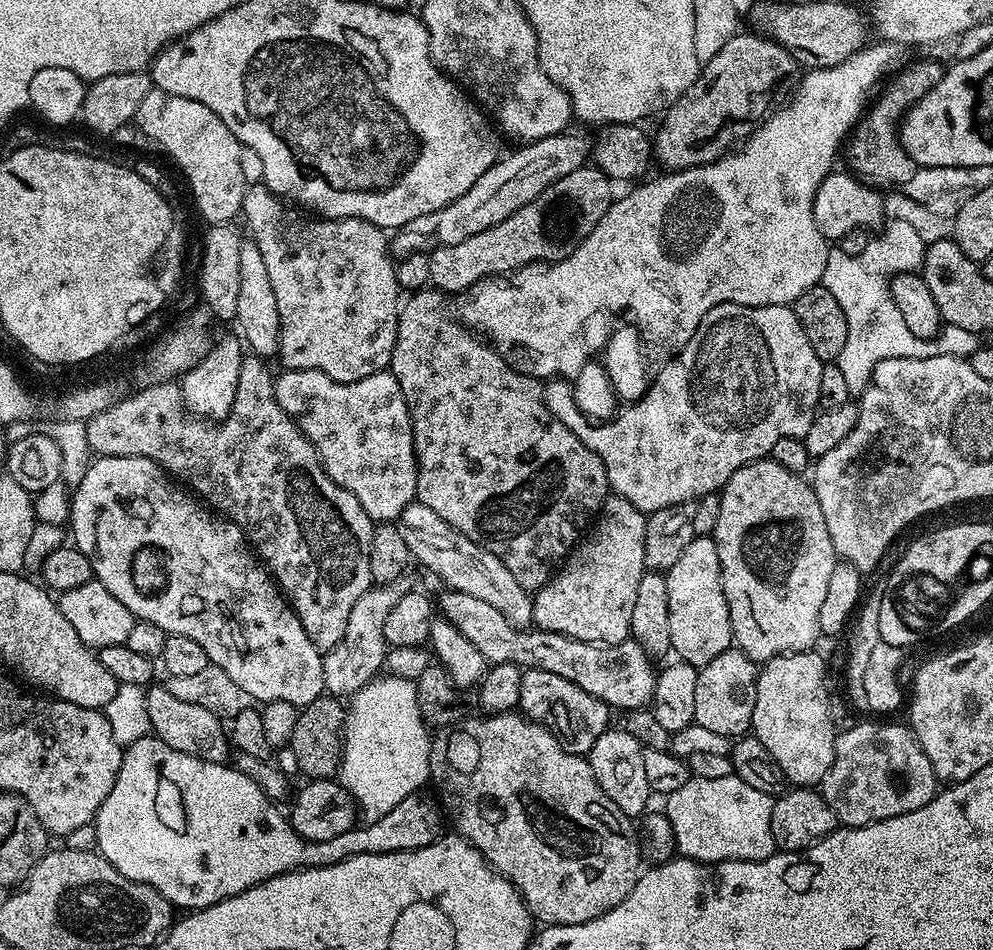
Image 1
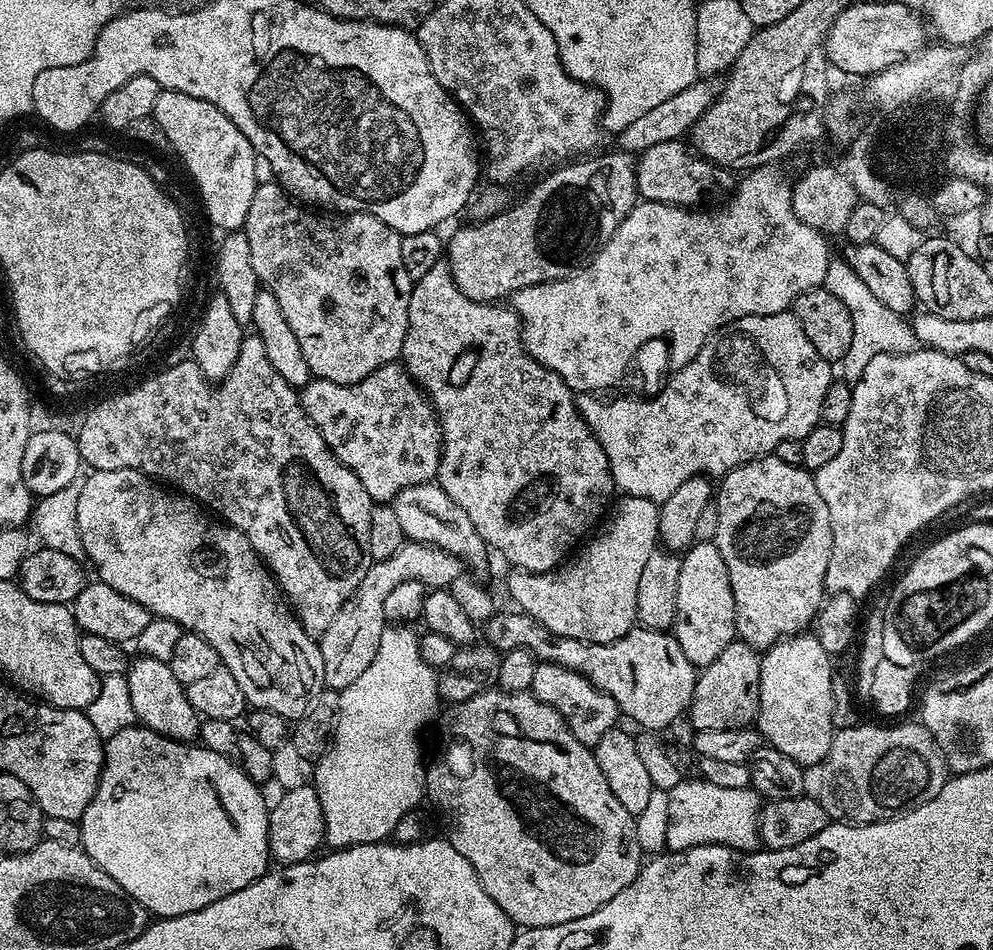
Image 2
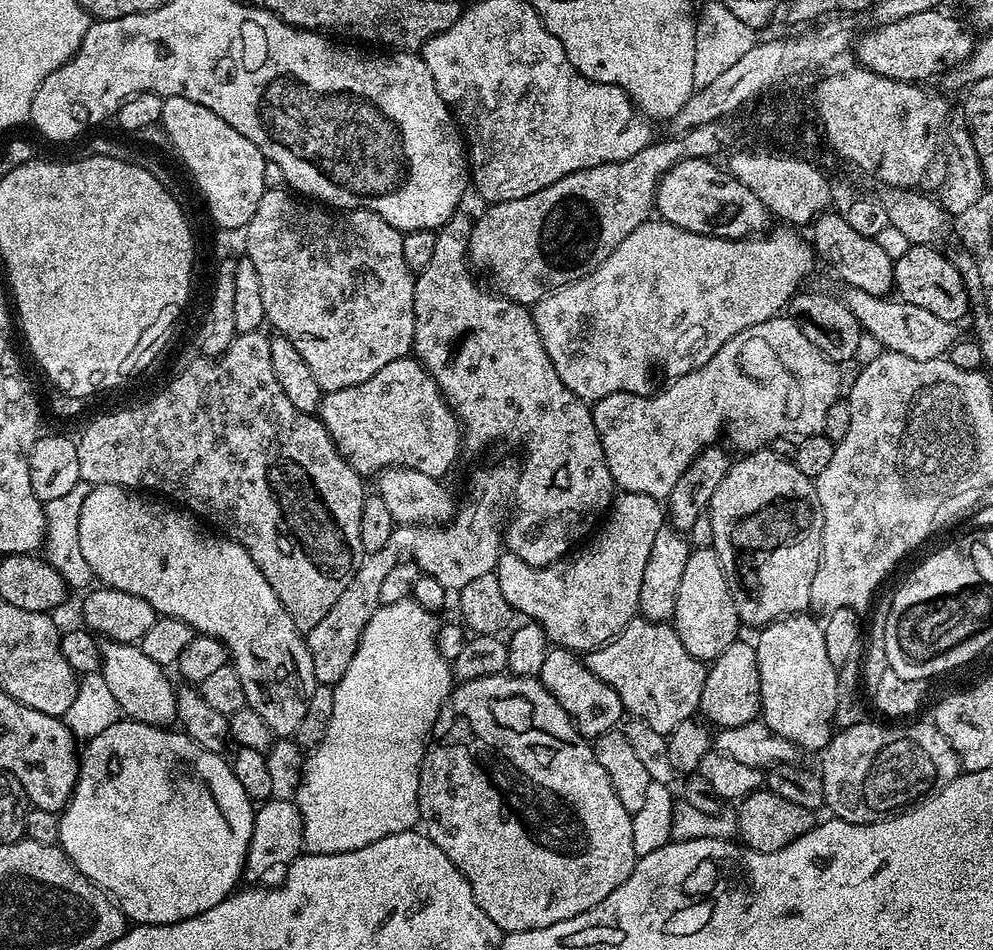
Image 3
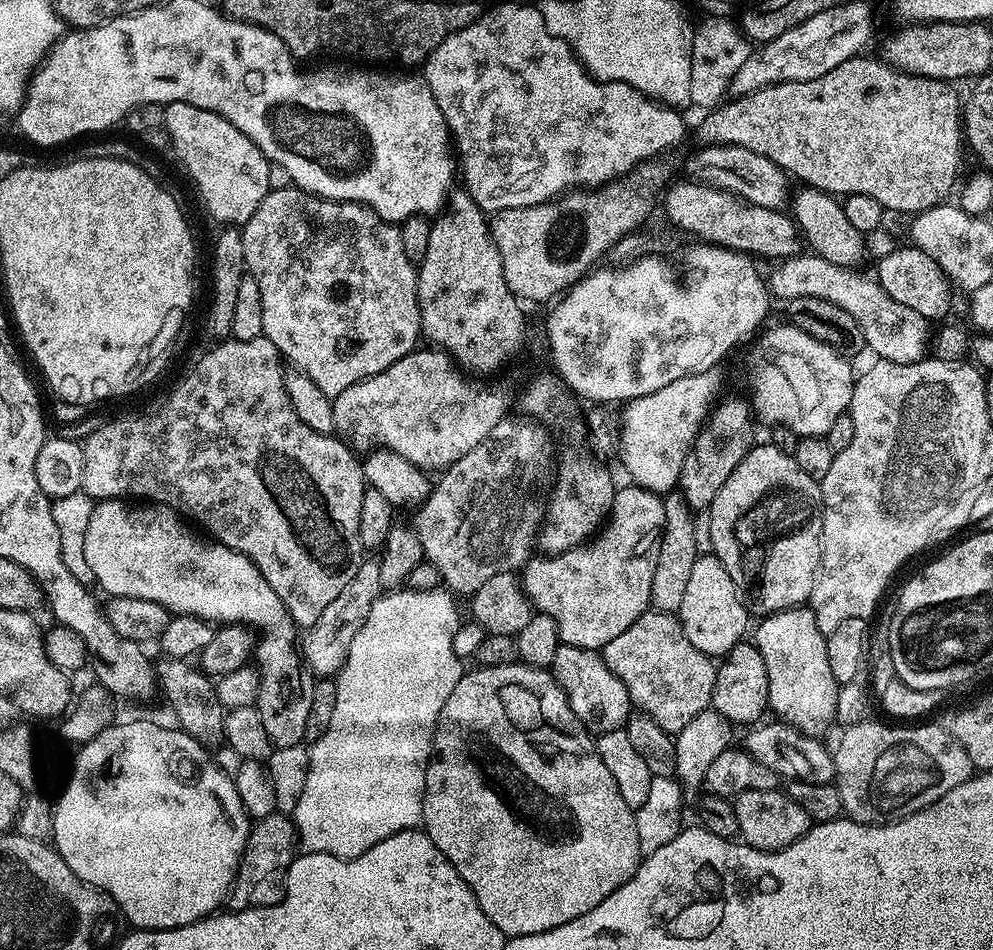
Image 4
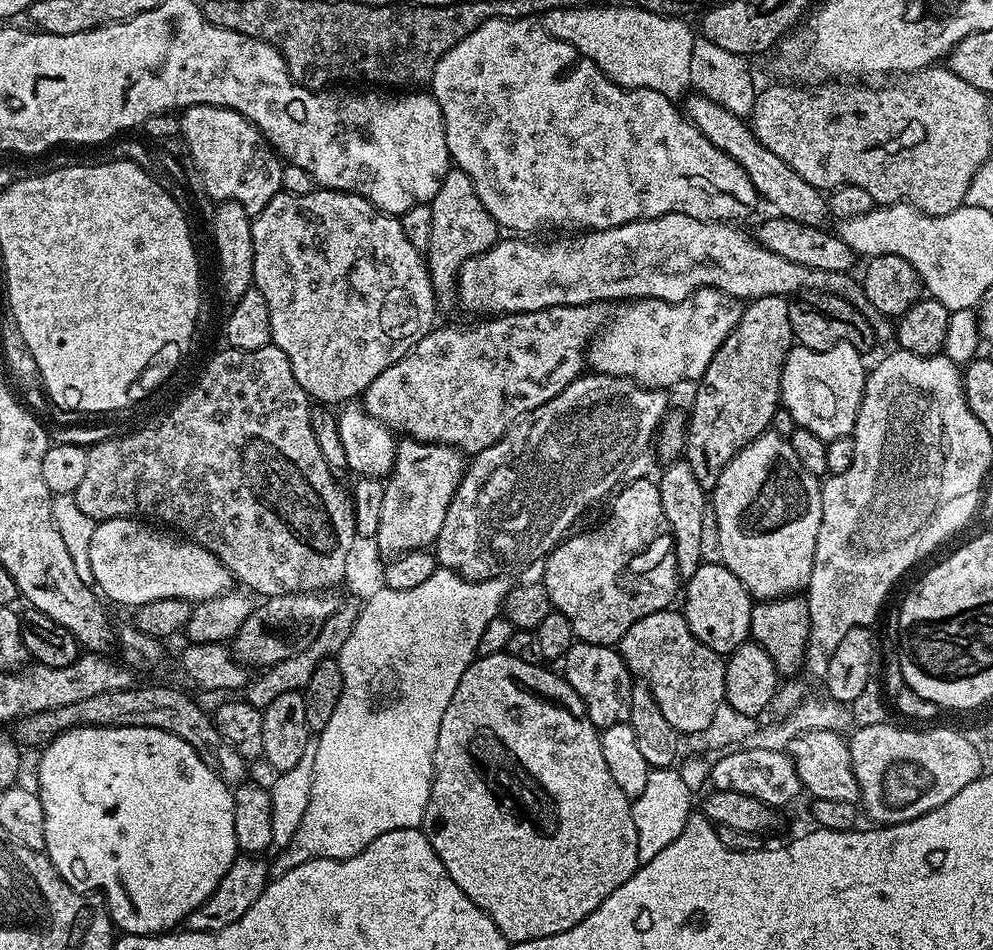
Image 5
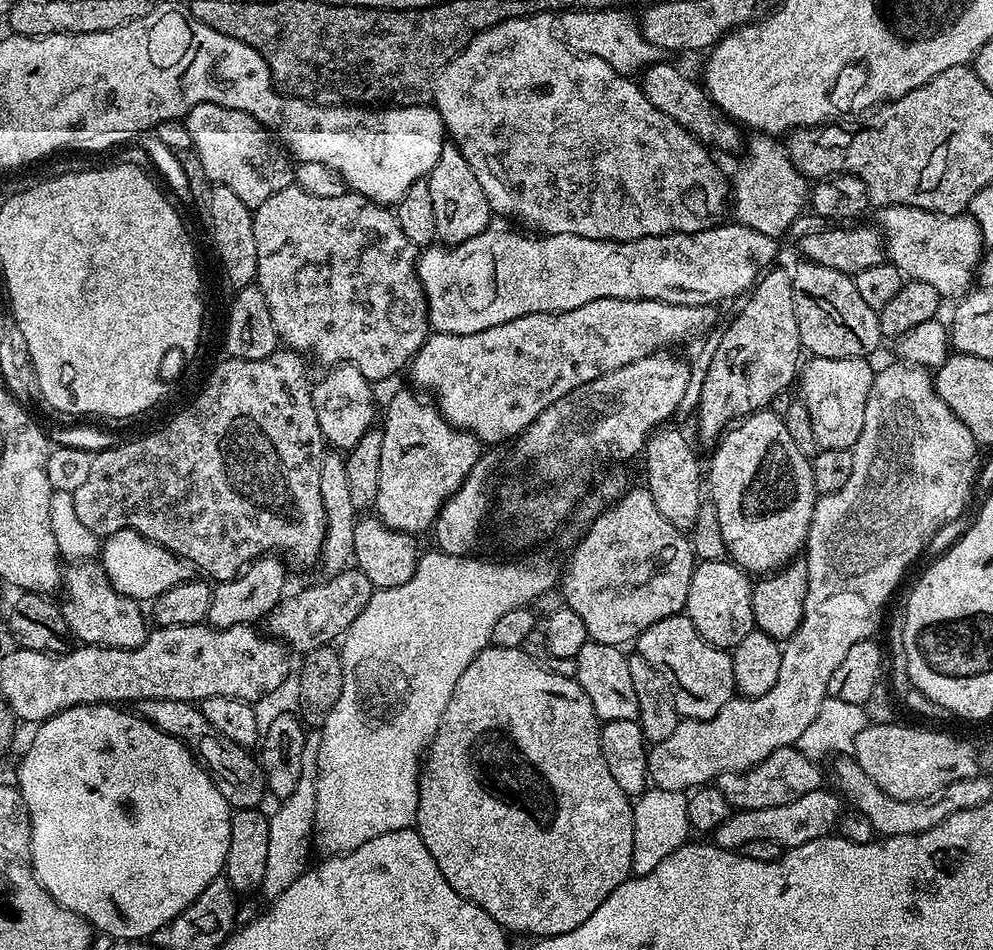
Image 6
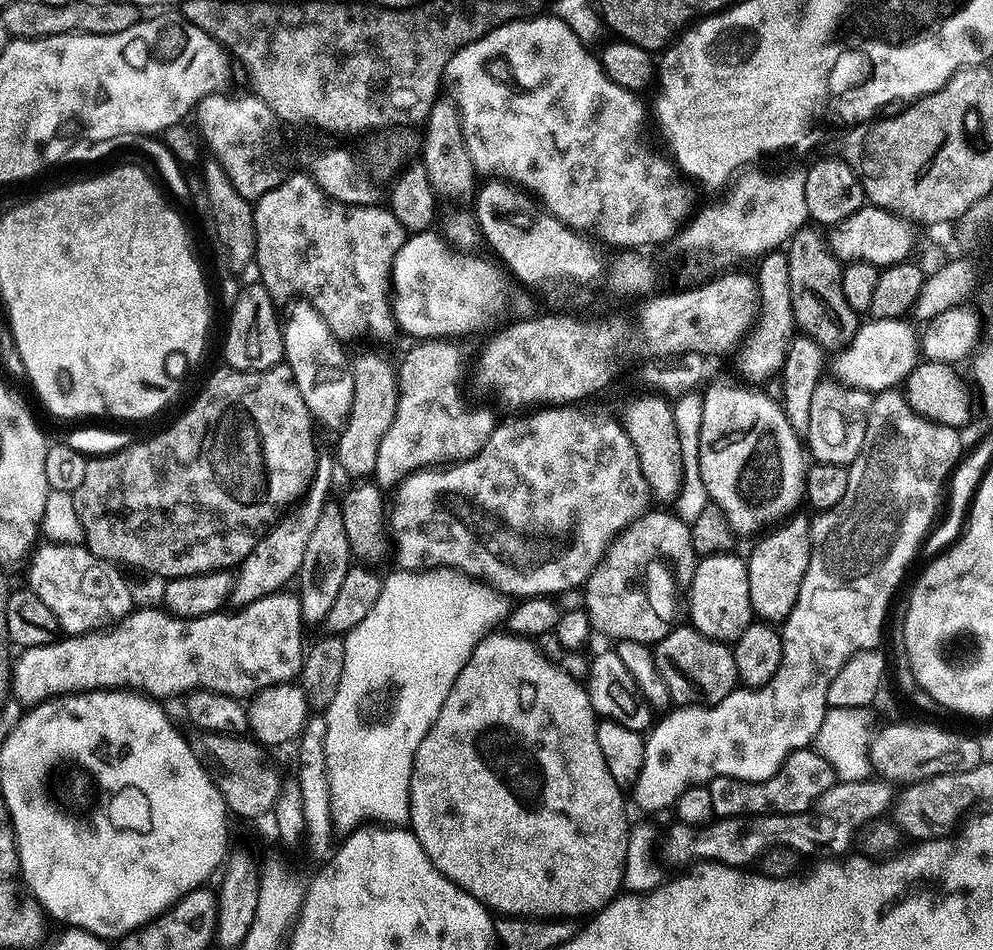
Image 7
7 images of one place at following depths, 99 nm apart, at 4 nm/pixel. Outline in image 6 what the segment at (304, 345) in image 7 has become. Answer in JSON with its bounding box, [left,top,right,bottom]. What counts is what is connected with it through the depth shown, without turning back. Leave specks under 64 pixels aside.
[311,364,376,450]

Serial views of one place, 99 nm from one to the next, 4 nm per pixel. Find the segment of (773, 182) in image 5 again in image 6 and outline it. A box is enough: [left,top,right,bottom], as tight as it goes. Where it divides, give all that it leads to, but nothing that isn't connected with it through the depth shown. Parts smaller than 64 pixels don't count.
[638,62,741,152]

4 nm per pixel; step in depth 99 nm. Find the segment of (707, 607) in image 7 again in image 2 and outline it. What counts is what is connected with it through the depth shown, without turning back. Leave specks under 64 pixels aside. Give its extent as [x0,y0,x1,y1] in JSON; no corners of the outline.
[674,543,737,669]

